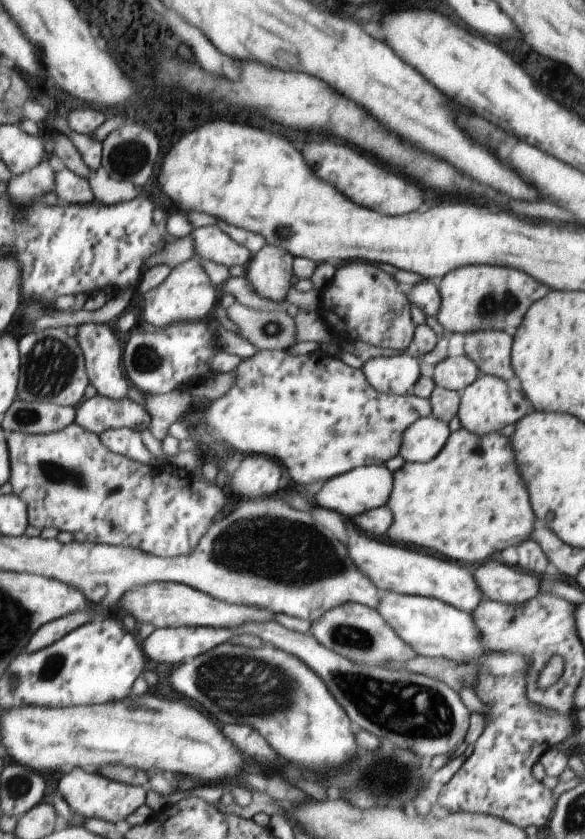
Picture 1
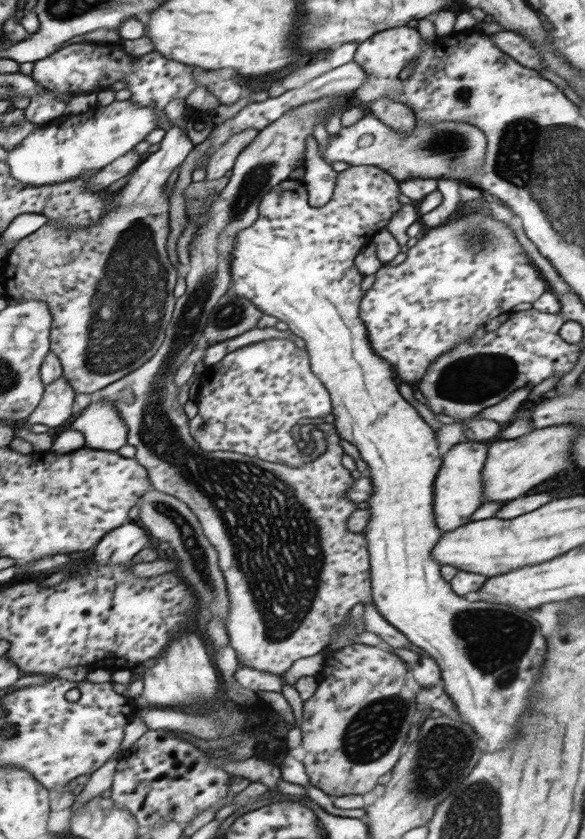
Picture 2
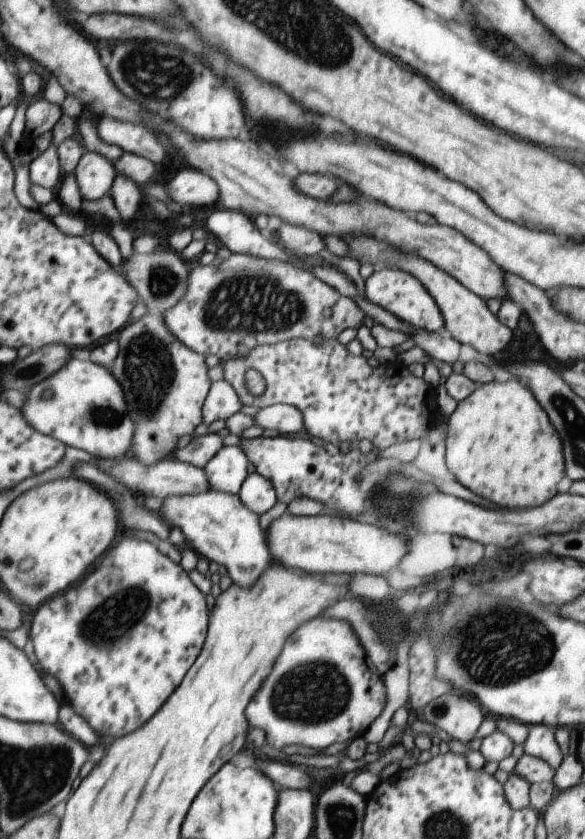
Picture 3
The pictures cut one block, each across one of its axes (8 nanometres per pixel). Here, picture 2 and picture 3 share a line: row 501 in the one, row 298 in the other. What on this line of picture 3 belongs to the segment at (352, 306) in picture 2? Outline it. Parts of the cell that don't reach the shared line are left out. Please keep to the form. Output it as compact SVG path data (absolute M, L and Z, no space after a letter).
M382 267L380 270L375 270L372 276L365 281L364 294L370 299L370 302L381 306L390 314L394 314L398 320L403 320L415 328L422 328L434 333L438 328L444 326L442 313L434 298L422 286L421 281L407 271L396 267Z

